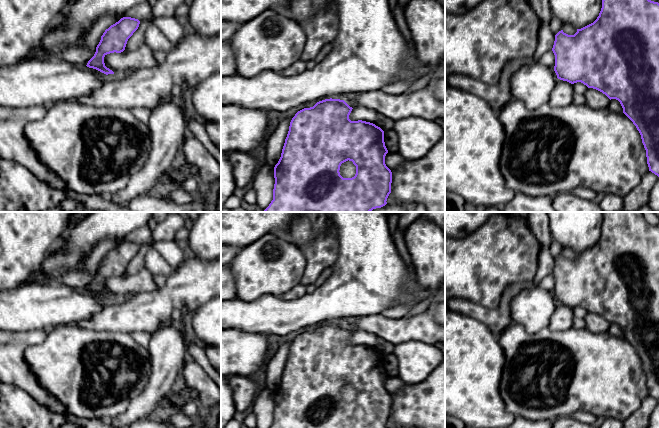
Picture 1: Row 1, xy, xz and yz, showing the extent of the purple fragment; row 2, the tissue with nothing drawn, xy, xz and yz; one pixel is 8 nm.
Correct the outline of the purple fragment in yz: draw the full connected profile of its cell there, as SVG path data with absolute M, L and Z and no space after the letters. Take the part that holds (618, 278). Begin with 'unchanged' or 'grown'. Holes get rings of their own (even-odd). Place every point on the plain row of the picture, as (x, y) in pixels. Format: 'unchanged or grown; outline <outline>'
unchanged; outline M603 212L602 232L597 243L577 253L574 259L559 255L552 275L558 303L571 308L581 306L602 316L610 324L620 326L623 337L641 359L649 395L659 401L659 227L649 224L642 212Z

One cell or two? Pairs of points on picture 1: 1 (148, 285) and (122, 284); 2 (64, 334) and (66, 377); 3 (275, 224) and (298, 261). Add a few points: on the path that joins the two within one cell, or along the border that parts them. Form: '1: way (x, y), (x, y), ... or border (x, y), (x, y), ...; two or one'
1: way (142, 284), (128, 284); one
2: way (66, 345), (66, 366); one
3: border (284, 236), (265, 234), (260, 238); two

